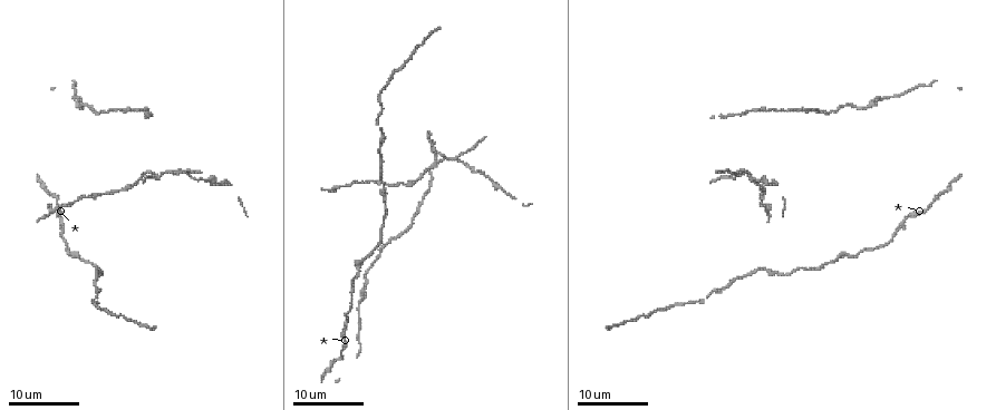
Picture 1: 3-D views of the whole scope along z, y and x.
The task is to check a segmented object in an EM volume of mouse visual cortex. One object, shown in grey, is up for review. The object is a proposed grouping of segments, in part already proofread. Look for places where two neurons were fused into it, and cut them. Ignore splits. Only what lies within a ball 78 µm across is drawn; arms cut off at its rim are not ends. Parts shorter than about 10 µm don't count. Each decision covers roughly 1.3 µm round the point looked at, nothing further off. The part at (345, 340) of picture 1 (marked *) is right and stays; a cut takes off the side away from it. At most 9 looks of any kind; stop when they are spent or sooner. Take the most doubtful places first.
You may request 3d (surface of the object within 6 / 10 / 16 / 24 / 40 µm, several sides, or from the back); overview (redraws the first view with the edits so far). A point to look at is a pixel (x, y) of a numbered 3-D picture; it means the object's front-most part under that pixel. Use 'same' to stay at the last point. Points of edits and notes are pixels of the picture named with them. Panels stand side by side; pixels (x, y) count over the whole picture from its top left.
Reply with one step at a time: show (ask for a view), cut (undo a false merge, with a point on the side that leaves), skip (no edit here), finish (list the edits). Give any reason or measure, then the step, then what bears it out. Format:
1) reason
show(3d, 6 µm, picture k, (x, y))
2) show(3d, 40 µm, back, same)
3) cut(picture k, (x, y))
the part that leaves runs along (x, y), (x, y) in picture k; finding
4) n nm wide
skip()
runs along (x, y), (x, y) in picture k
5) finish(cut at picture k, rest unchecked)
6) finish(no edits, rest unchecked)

calibre changes
show(3d, 24 µm, picture 1, (367, 256))

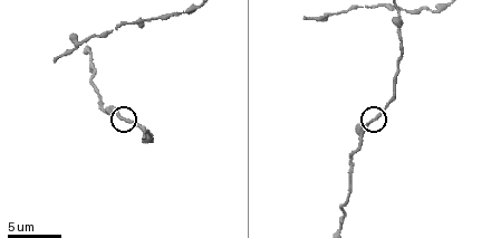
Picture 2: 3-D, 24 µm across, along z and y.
closer look
show(3d, 10 µm, picture 2, (120, 117))

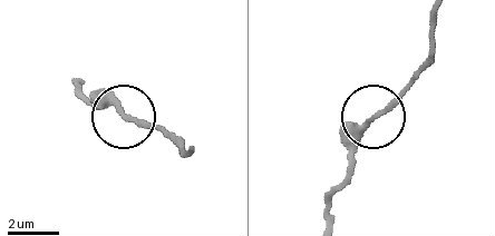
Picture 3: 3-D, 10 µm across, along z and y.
skip()
runs along (326, 220), (353, 137), (426, 62) in picture 3; continuous, no second neuron

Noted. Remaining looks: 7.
a narrow waist
show(3d, 10 µm, picture 2, (175, 16))

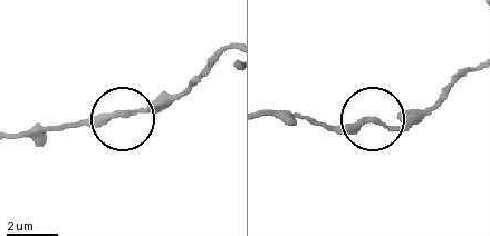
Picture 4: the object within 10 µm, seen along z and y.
skip()
continuous, no second neuron

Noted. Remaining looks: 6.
narrows sharply
show(3d, 6 µm, picture 2, (398, 68))

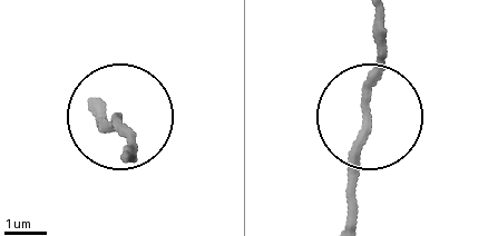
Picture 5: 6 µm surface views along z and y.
skip()
runs along (345, 214), (378, 65), (378, 11) in picture 5; one neuron here

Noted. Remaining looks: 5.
thick turns thin
show(3d, 10 µm, picture 2, (92, 75))

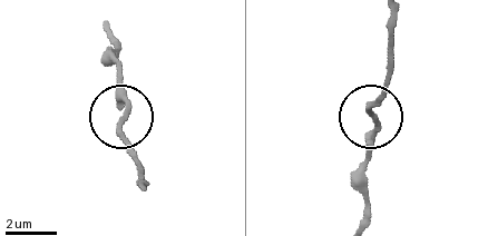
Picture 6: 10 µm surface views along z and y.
from behind
show(3d, 10 µm, back, picture 6, (377, 123))

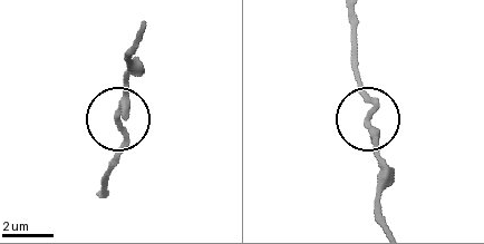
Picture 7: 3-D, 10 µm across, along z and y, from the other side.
200 nm wide
skip()
runs along (379, 194), (379, 136), (369, 122), (373, 106), (360, 76) in picture 7; all the same neuron

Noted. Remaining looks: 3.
finish(no edits, rest unchecked)

